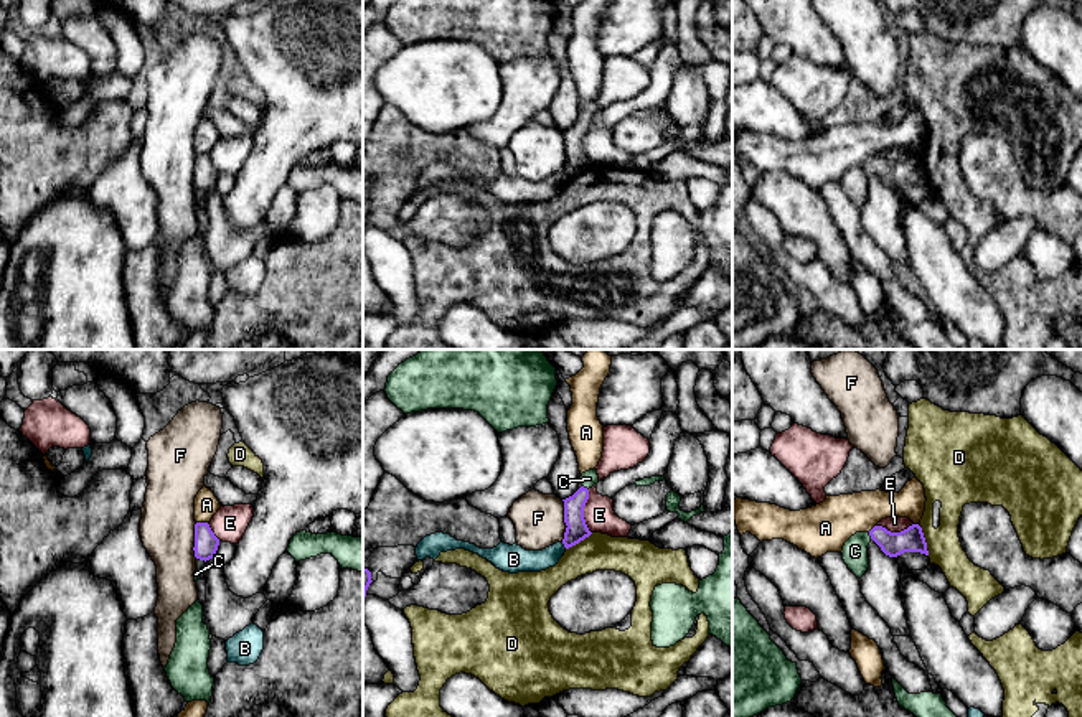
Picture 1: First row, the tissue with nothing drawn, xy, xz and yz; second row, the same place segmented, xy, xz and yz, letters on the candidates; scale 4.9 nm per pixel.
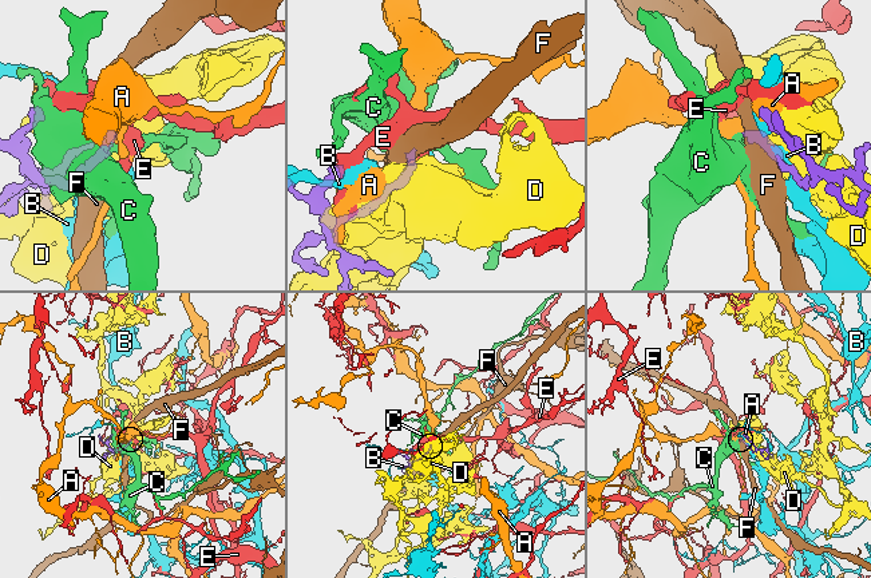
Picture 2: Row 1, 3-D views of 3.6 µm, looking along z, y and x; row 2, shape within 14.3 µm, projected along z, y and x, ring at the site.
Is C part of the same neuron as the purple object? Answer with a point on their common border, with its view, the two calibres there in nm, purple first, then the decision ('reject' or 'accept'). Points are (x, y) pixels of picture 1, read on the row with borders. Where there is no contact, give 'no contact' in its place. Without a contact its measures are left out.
contact xz (586, 488); calibres 110 and 80 nm; accept

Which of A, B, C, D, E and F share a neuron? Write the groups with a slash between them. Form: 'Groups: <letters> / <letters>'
Groups: A / B / C / D / E / F

